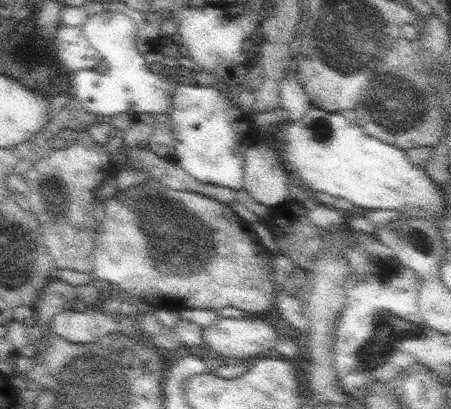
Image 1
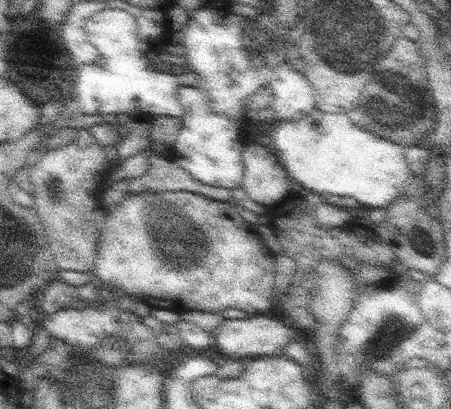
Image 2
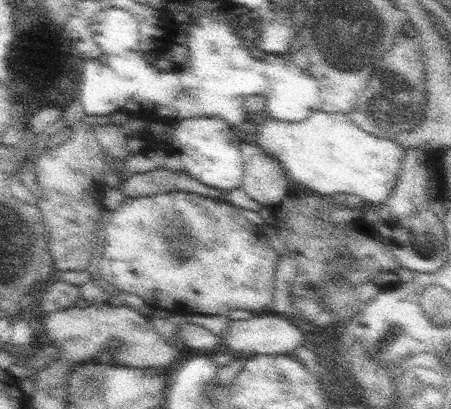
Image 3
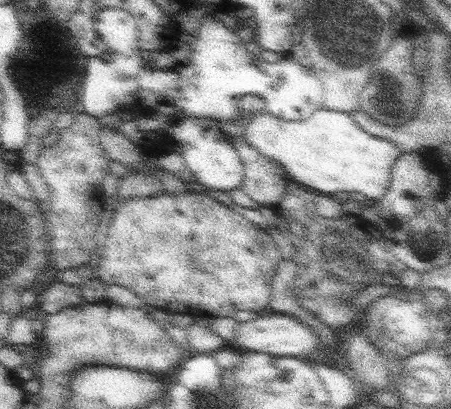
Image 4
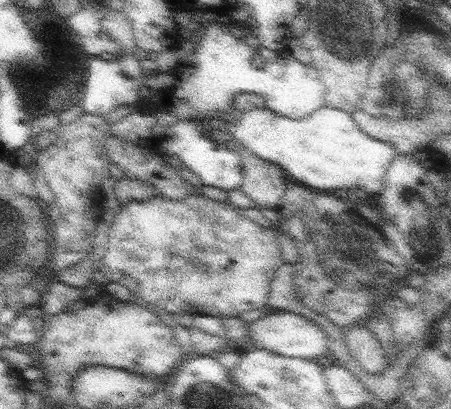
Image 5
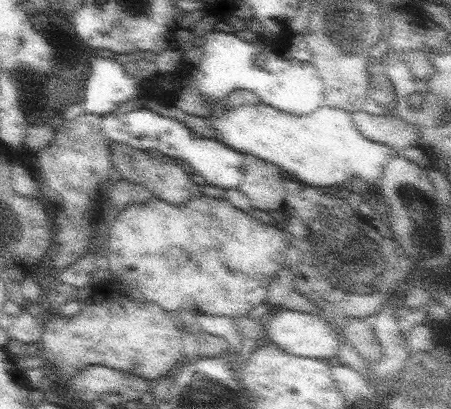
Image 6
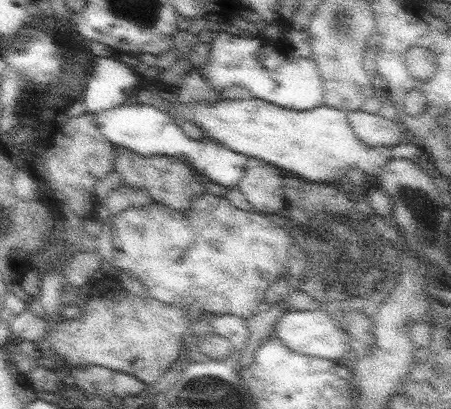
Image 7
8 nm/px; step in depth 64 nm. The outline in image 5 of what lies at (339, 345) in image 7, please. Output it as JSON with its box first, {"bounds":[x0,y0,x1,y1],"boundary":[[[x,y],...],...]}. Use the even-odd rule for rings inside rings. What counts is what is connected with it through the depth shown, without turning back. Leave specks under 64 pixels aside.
{"bounds":[243,312,331,358],"boundary":[[[279,312],[279,314],[269,314],[265,318],[259,318],[257,322],[249,324],[249,330],[247,330],[247,338],[243,342],[243,350],[245,348],[255,348],[255,350],[271,350],[275,354],[281,354],[281,356],[287,356],[287,358],[325,358],[325,356],[331,356],[329,354],[329,346],[327,346],[327,336],[323,334],[323,328],[313,322],[313,320],[307,320],[299,314],[293,314],[293,312]]]}

